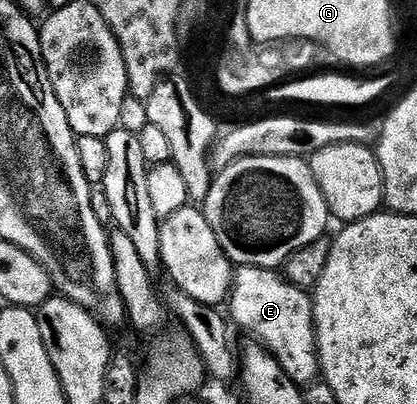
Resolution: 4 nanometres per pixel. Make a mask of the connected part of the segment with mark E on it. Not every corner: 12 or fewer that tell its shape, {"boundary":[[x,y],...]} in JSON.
{"boundary":[[237,266],[231,322],[298,385],[317,382],[309,292]]}

